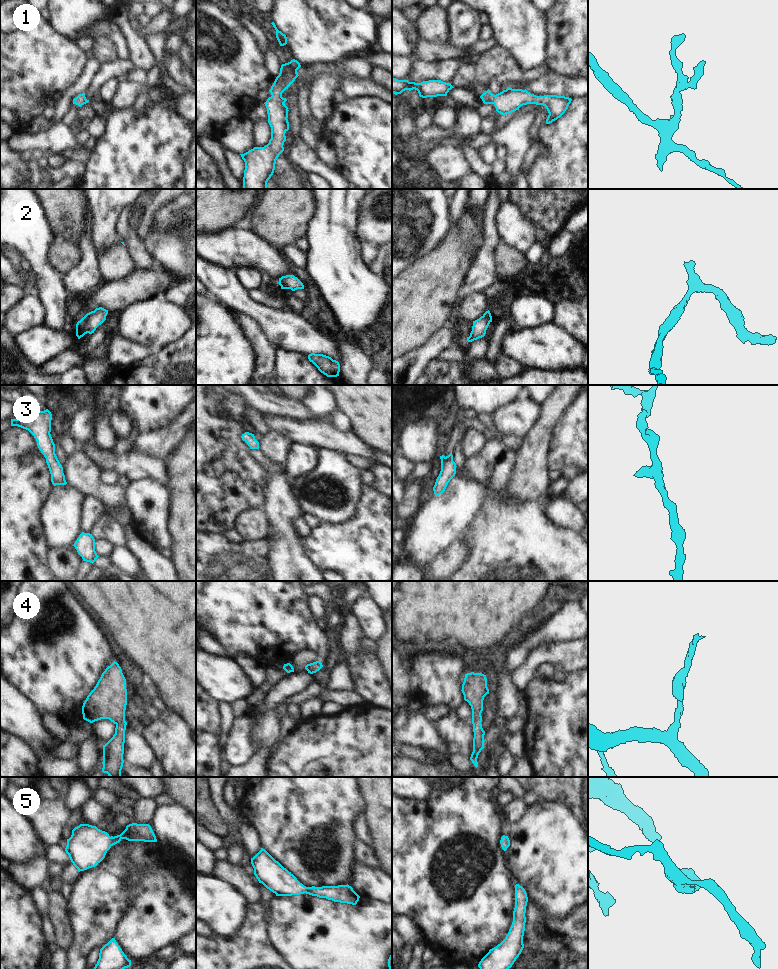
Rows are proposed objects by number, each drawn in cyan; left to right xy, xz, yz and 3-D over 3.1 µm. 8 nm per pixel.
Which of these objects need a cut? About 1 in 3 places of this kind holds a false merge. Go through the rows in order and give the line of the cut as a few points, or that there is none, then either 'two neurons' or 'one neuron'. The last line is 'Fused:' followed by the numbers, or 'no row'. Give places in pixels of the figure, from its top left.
1: cut none; one neuron
2: cut none; one neuron
3: cut none; one neuron
4: cut none; one neuron
5: cut none; one neuron
Fused: no row

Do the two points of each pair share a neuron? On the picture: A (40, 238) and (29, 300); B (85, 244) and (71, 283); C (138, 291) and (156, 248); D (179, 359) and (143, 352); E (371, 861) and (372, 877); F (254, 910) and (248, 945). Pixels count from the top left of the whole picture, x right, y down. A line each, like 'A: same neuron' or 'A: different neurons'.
A: different neurons
B: same neuron
C: different neurons
D: different neurons
E: different neurons
F: same neuron

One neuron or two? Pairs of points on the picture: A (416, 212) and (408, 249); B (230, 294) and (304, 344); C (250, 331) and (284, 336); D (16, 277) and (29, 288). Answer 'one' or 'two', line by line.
A: one
B: one
C: two
D: one

